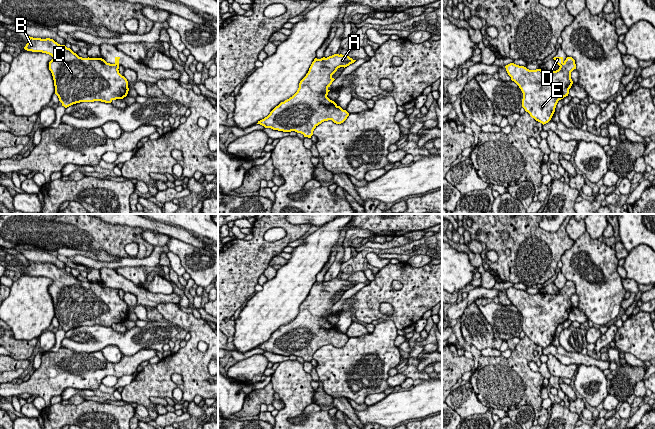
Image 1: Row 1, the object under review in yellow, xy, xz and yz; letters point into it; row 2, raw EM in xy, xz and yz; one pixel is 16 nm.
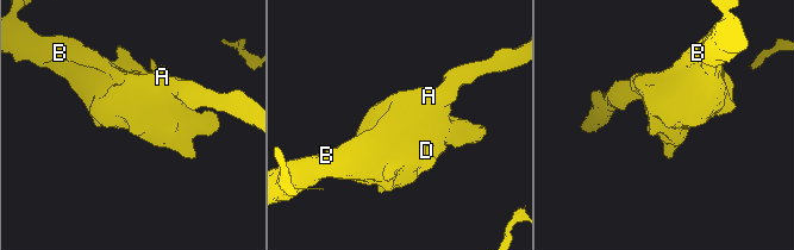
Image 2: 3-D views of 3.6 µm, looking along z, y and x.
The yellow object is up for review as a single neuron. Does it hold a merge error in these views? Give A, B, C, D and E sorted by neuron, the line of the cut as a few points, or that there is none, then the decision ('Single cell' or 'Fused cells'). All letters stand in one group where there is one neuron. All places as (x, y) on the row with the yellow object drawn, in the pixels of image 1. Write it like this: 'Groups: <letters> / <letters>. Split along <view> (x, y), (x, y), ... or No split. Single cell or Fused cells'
Groups: A B C E / D. Split along yz (563, 63), (560, 66). Fused cells

